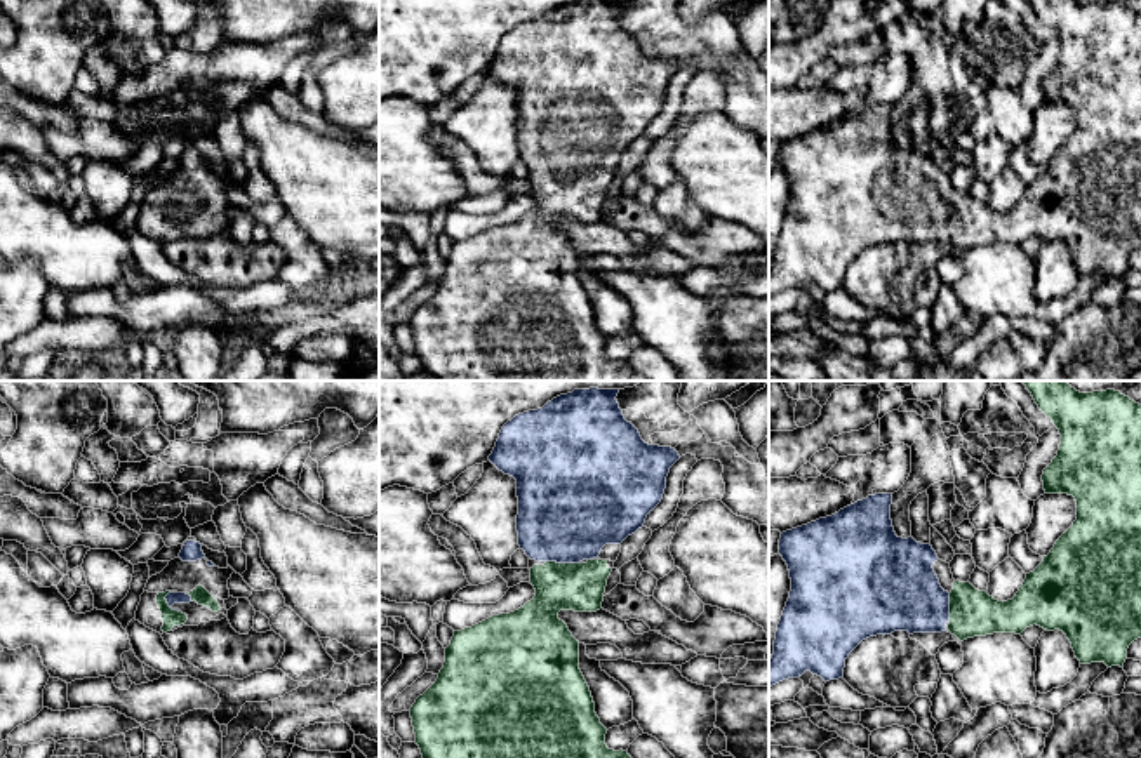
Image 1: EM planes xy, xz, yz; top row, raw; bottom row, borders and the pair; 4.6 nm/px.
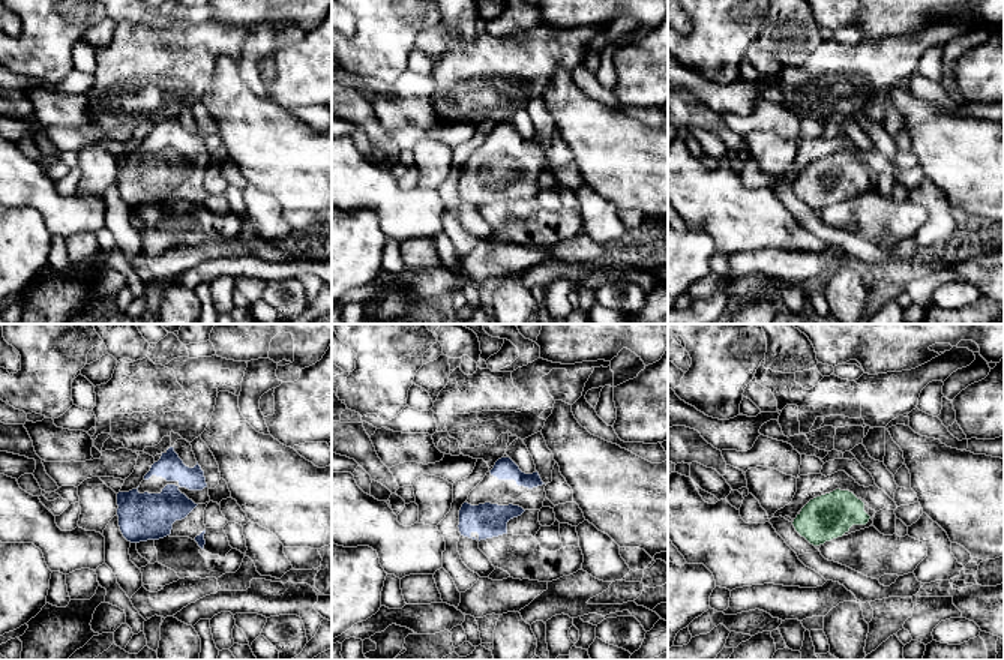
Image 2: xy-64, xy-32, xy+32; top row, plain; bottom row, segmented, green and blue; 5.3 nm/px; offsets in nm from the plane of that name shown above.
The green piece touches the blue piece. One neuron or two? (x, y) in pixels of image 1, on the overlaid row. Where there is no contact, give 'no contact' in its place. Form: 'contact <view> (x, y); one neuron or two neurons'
contact xz (562, 564); one neuron

